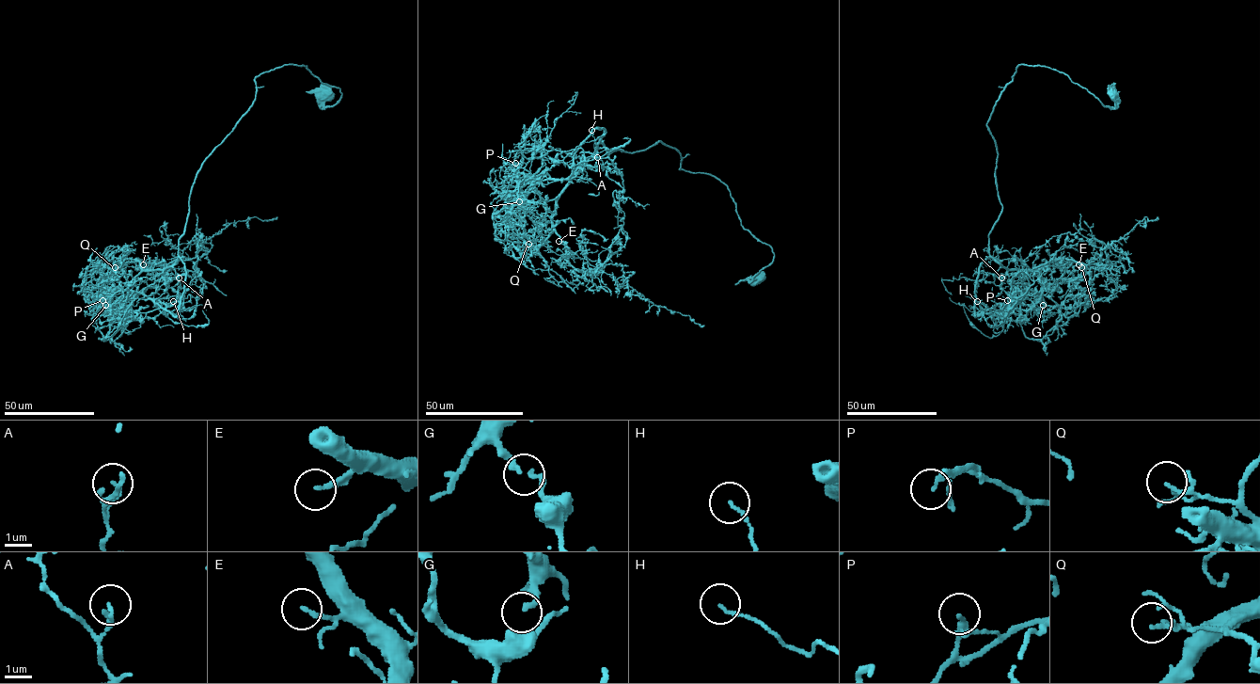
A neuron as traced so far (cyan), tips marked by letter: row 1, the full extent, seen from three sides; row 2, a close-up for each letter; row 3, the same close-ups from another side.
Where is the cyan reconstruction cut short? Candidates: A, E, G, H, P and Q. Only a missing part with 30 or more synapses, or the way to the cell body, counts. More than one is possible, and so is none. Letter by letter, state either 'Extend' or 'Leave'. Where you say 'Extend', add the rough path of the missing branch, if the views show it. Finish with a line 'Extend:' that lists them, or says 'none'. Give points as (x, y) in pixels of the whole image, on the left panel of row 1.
A: Leave
E: Extend. Course of what is missing: (143, 264), (131, 273), (143, 277)
G: Leave
H: Leave
P: Leave
Q: Leave
Extend: E

